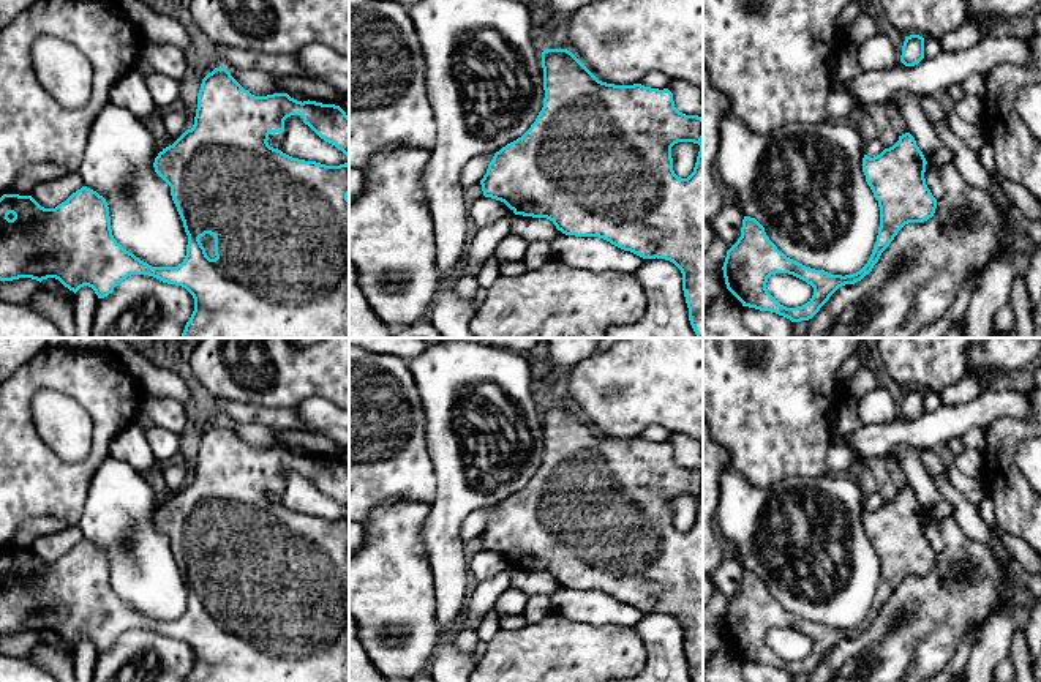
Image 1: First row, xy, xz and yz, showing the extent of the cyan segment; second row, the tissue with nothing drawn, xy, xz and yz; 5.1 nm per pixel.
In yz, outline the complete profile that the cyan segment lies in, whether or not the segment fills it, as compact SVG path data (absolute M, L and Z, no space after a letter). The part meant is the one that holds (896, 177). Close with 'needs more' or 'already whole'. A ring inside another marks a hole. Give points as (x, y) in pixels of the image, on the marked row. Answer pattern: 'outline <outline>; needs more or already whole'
outline M910 133L899 136L893 147L874 158L864 155L862 172L878 200L880 227L872 254L859 272L842 276L806 267L779 251L755 218L744 216L741 237L727 251L722 267L727 289L742 306L771 311L791 322L812 319L839 287L855 284L872 272L905 224L924 223L934 216L937 199L926 185L926 164ZM774 273L806 281L814 287L812 298L798 308L780 305L766 289L768 278Z; already whole

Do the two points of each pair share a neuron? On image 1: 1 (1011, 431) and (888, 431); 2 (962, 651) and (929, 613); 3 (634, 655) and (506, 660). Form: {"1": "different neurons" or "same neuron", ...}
{"1": "different neurons", "2": "different neurons", "3": "same neuron"}

